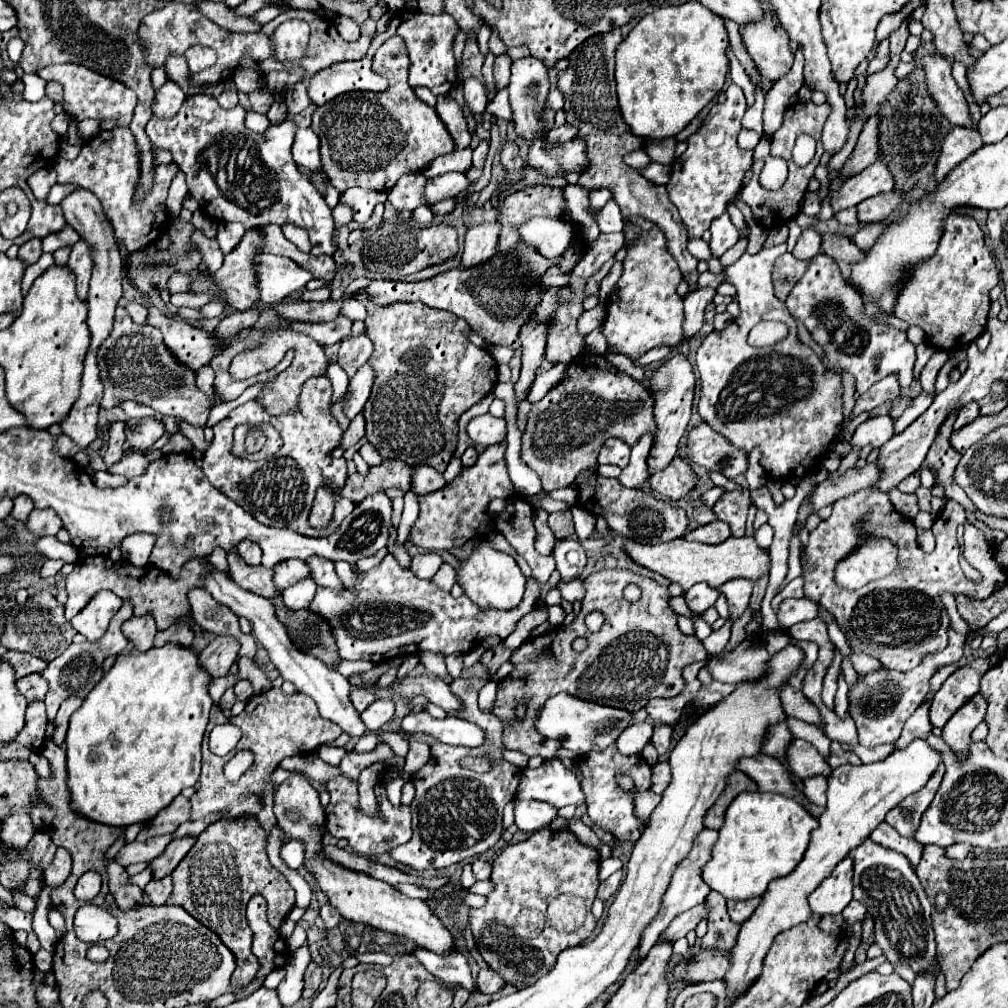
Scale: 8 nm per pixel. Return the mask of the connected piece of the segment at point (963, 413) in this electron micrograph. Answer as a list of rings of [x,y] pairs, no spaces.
[[[969,402],[967,406],[963,406],[963,408],[959,410],[957,420],[955,420],[955,428],[961,428],[961,426],[973,422],[977,416],[979,416],[979,404],[977,404],[977,402]]]

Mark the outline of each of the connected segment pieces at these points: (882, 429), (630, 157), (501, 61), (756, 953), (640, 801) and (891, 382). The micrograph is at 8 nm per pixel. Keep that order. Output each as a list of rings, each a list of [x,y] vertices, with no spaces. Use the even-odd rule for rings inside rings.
[[[889,415],[878,416],[863,422],[854,432],[850,444],[863,447],[872,443],[880,448],[894,435],[894,420]]]
[[[641,148],[641,150],[629,152],[629,154],[625,156],[625,162],[627,162],[629,166],[633,166],[633,168],[645,168],[645,166],[651,164],[651,158],[649,158],[649,154],[645,152],[645,148]]]
[[[501,54],[495,58],[495,64],[493,64],[493,76],[495,76],[495,82],[499,88],[505,88],[509,84],[509,70],[511,70],[511,58],[509,54]]]
[[[915,738],[907,748],[893,750],[881,762],[861,766],[843,764],[831,770],[827,788],[827,810],[819,818],[819,830],[811,832],[811,842],[805,858],[801,860],[801,866],[797,866],[797,870],[793,870],[789,878],[781,878],[769,884],[769,890],[763,894],[761,906],[747,922],[741,924],[737,944],[731,950],[731,968],[725,974],[725,980],[729,984],[729,996],[741,994],[753,982],[753,978],[761,974],[763,958],[779,932],[789,930],[811,918],[813,912],[807,904],[807,896],[815,890],[815,886],[819,886],[823,878],[827,878],[827,874],[831,874],[839,858],[845,858],[837,856],[835,852],[839,848],[849,848],[855,840],[865,840],[869,832],[885,820],[889,810],[893,810],[909,794],[919,792],[929,782],[939,764],[943,764],[941,752],[933,750],[927,740]]]
[[[647,790],[645,794],[637,794],[637,816],[641,818],[641,824],[647,822],[649,814],[659,804],[659,800],[661,800],[661,796],[659,794],[653,794],[651,790]]]
[[[889,374],[887,378],[875,382],[863,396],[859,396],[859,400],[857,400],[855,408],[853,408],[853,416],[861,414],[865,410],[871,412],[879,404],[891,402],[897,396],[901,396],[901,386],[899,386],[899,380],[897,380],[897,374]]]

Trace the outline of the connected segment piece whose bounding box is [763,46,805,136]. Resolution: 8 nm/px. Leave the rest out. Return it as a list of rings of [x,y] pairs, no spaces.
[[[799,46],[795,50],[795,64],[793,64],[791,72],[785,74],[785,78],[777,80],[767,94],[765,114],[763,114],[767,136],[771,136],[777,130],[777,126],[781,126],[781,118],[789,106],[791,94],[795,94],[803,84],[805,84],[803,82],[803,50]]]

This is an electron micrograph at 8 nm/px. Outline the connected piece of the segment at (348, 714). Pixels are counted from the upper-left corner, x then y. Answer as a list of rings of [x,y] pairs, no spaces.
[[[209,566],[207,574],[205,574],[205,584],[203,588],[221,604],[229,606],[237,616],[245,616],[251,626],[253,626],[253,636],[267,648],[269,652],[269,658],[271,662],[275,664],[275,668],[281,672],[283,680],[289,680],[297,686],[299,692],[311,696],[317,706],[319,706],[319,712],[323,718],[329,718],[331,722],[337,722],[343,732],[347,732],[349,736],[363,736],[363,732],[367,732],[367,726],[363,724],[361,720],[361,714],[355,710],[353,702],[349,700],[349,694],[351,694],[351,686],[349,686],[349,680],[345,676],[341,676],[339,672],[335,670],[329,670],[319,658],[313,658],[313,656],[307,656],[307,654],[301,654],[293,642],[289,642],[289,636],[285,634],[285,628],[281,626],[281,622],[277,622],[275,618],[275,610],[273,610],[273,604],[259,596],[259,594],[253,594],[249,590],[243,590],[241,586],[238,586],[235,581],[230,577],[229,572],[221,572],[217,570],[215,566]]]

